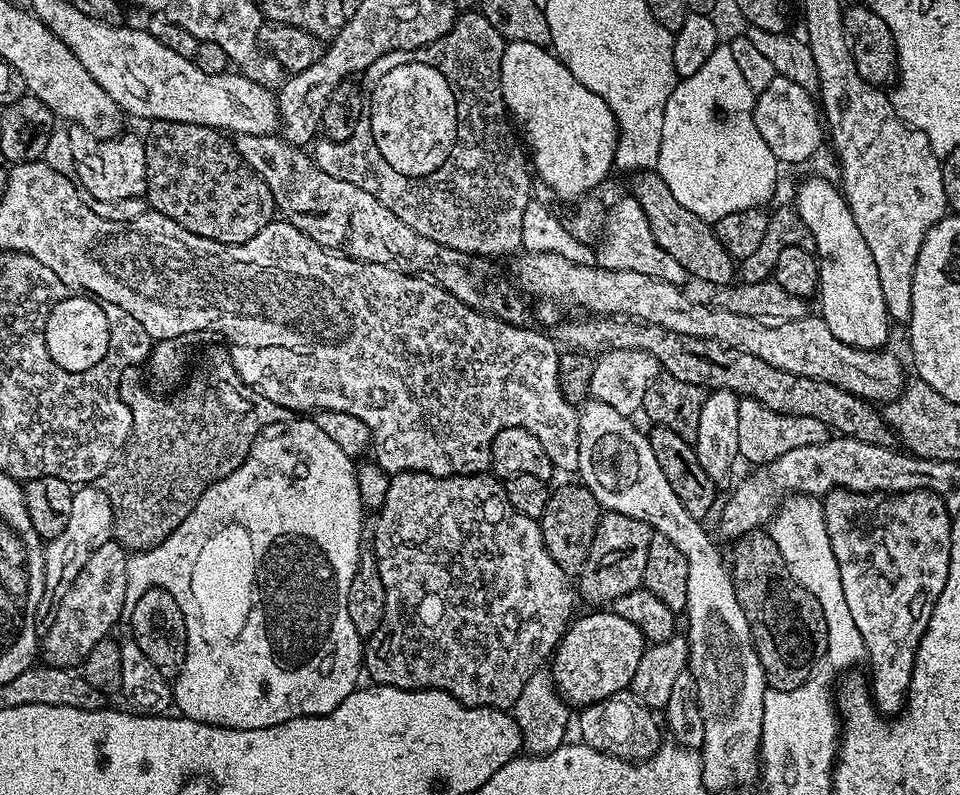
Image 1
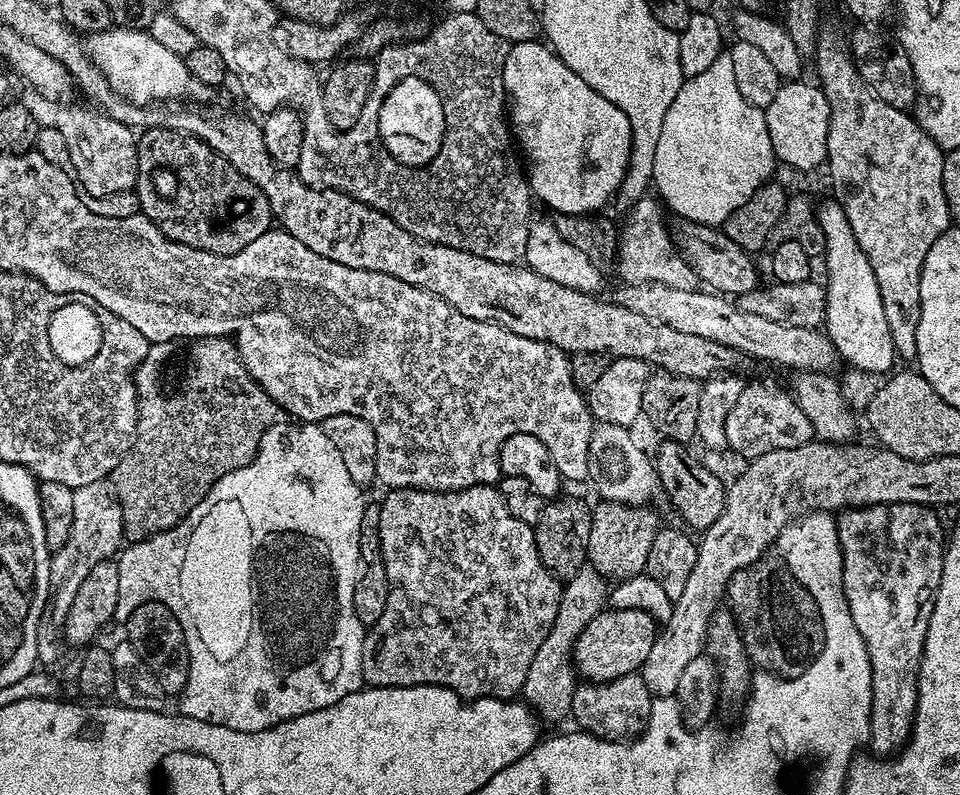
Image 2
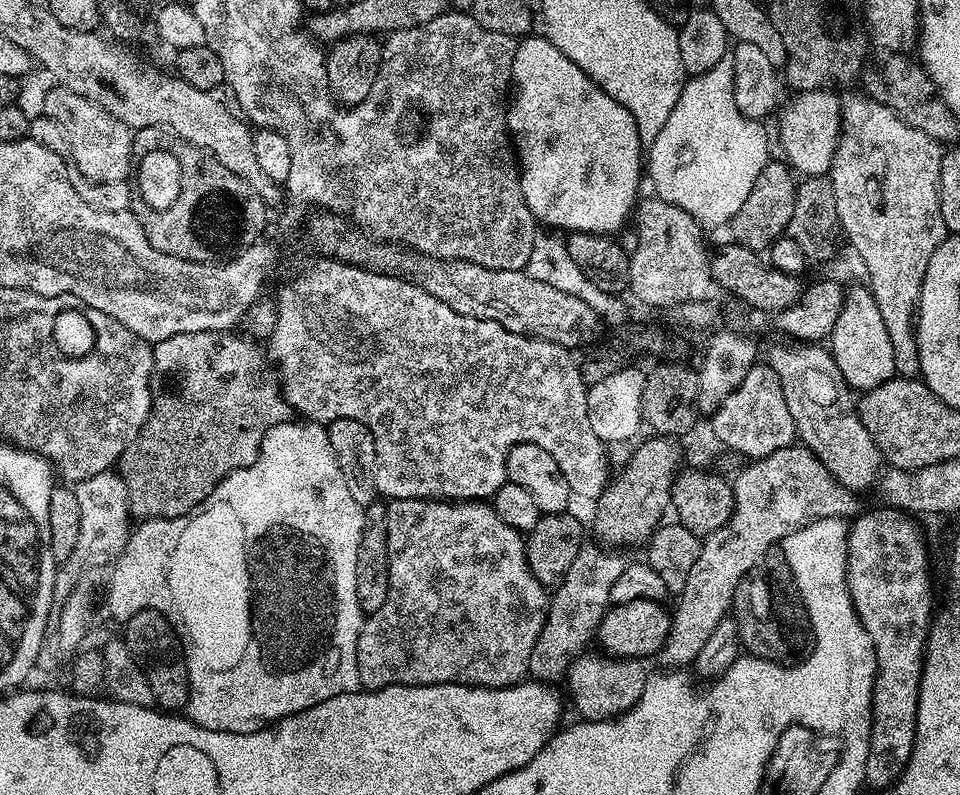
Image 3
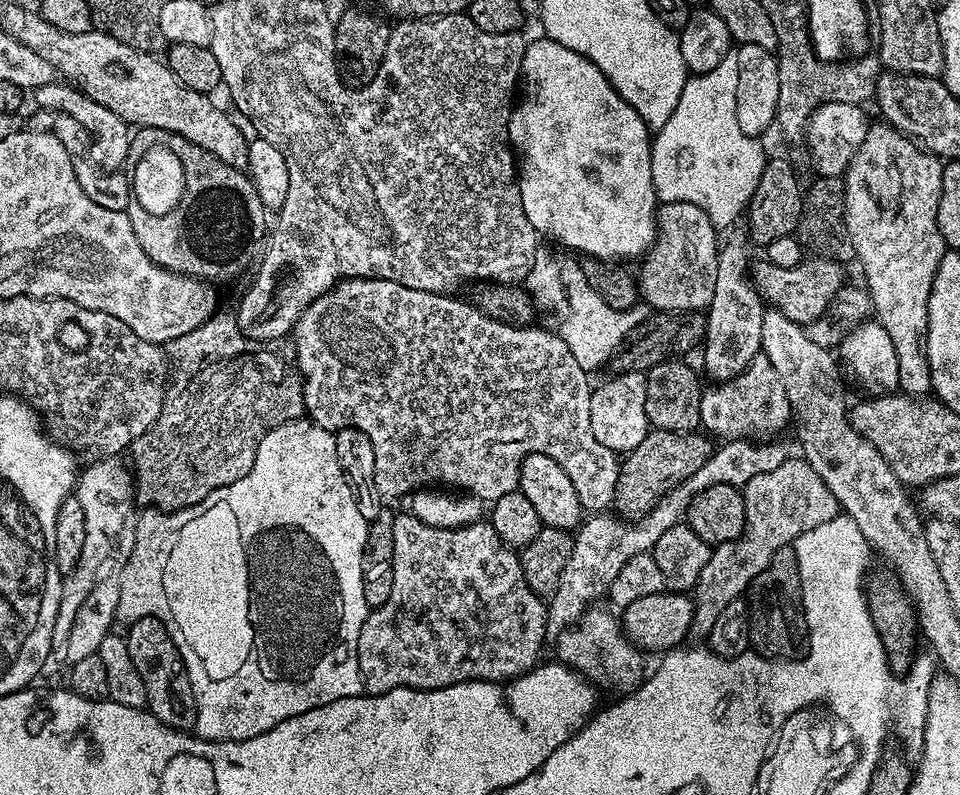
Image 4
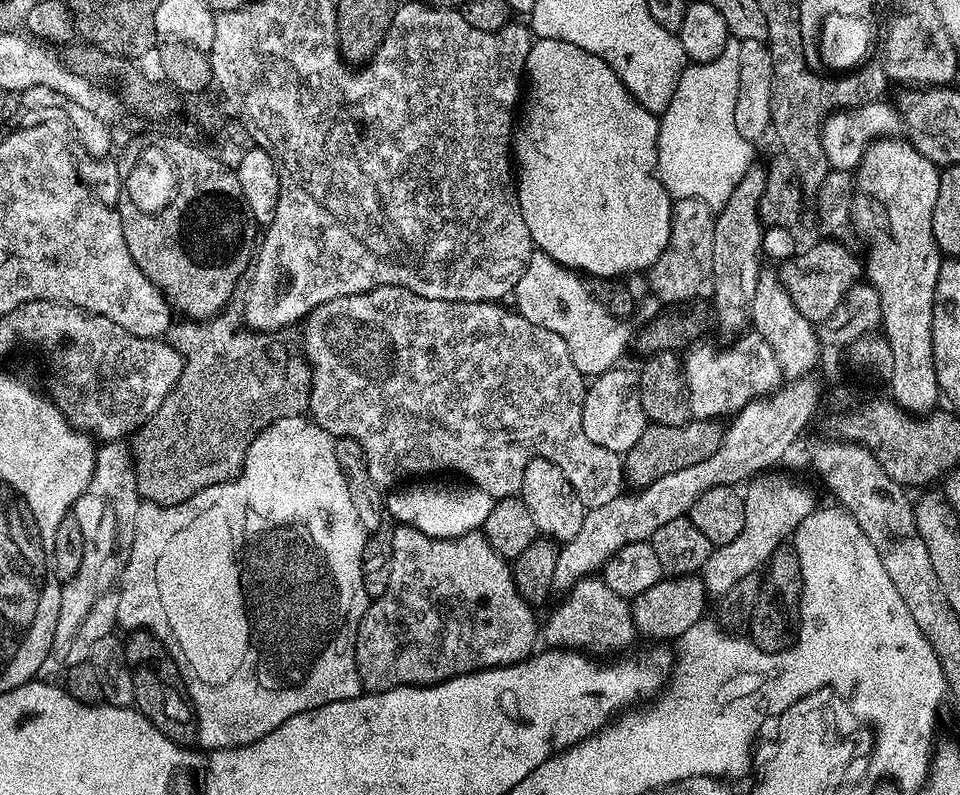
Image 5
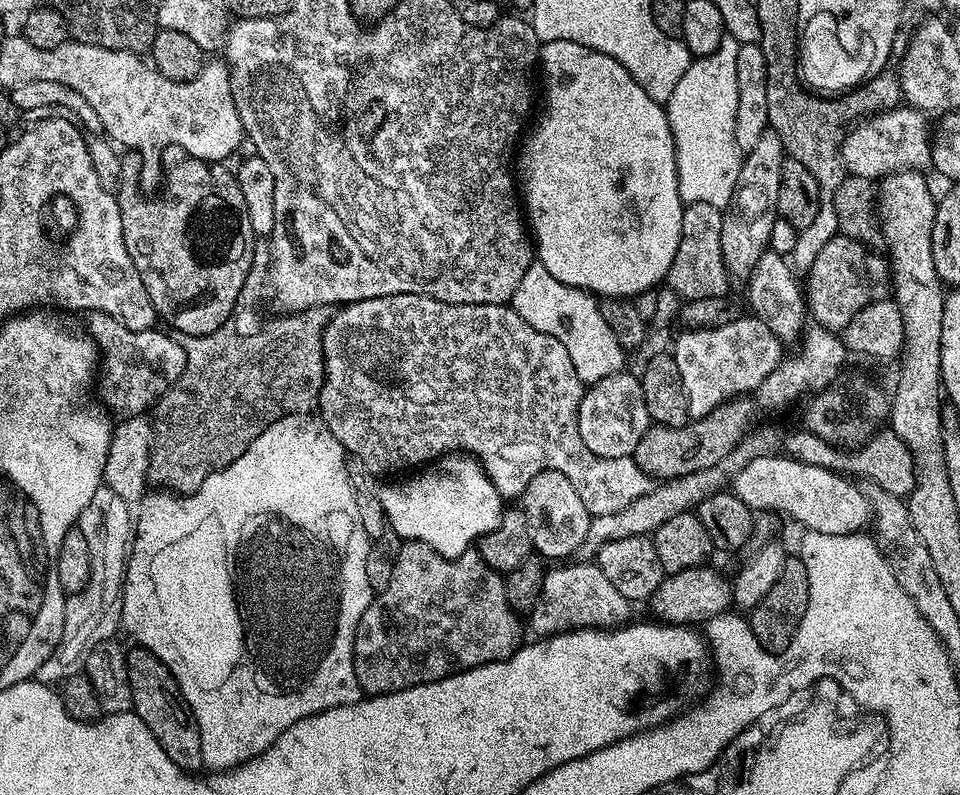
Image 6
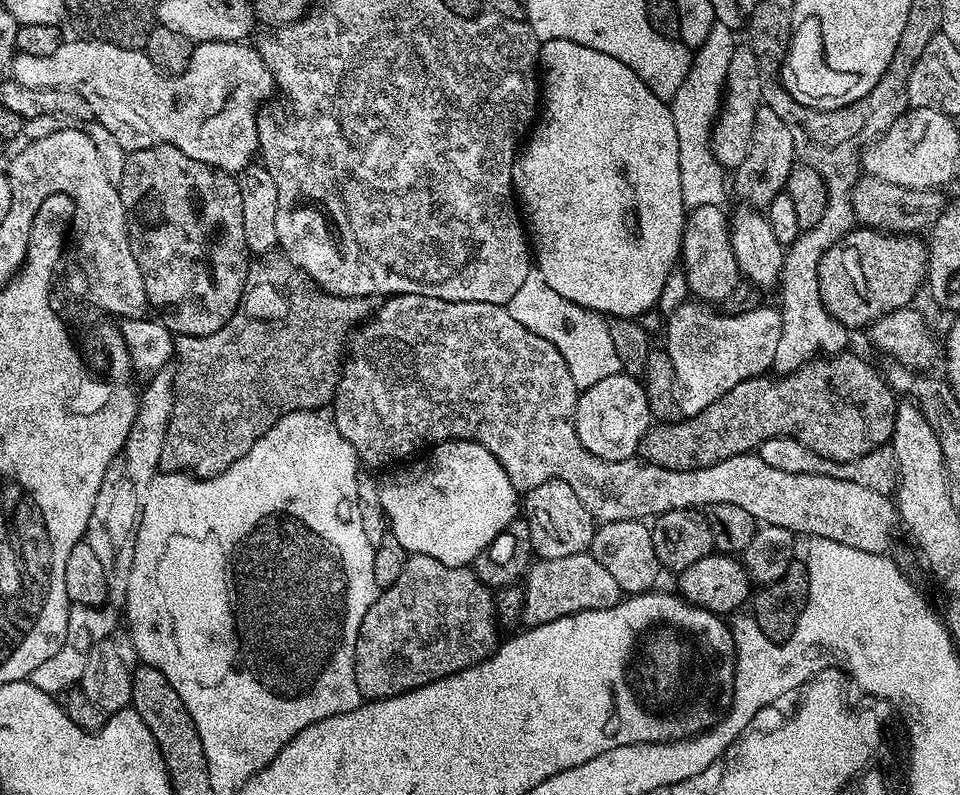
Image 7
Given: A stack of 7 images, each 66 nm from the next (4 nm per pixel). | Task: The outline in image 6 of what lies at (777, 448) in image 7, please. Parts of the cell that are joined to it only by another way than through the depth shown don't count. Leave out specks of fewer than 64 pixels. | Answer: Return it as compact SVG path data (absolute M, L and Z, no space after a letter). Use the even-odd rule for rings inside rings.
M807 430L792 432L783 437L782 448L794 460L801 460L810 466L822 466L832 472L851 473L853 477L865 476L875 487L886 490L890 494L907 498L912 492L914 473L912 471L912 454L908 447L900 441L891 430L881 430L868 440L867 444L852 450L833 448L822 438L818 438Z

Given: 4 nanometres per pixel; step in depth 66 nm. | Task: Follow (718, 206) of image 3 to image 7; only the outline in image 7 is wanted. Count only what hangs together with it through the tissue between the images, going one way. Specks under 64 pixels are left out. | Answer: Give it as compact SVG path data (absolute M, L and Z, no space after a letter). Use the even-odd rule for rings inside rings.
M716 23L703 46L691 53L692 65L686 68L682 86L678 86L678 94L674 94L670 102L674 130L678 130L678 162L682 174L682 198L685 209L688 210L725 203L726 170L716 161L712 153L712 126L720 114L721 104L724 103L726 72L730 70L730 57L738 46L736 36L737 33L730 26Z

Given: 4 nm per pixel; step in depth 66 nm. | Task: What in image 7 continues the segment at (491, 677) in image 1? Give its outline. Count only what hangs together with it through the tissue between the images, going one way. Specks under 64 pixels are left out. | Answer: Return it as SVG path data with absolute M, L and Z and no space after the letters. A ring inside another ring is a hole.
M409 555L402 574L377 595L374 606L370 606L366 618L362 618L354 658L354 674L361 697L365 701L385 700L482 662L498 647L496 628L498 617L493 589L487 588L471 567L451 568L429 556Z

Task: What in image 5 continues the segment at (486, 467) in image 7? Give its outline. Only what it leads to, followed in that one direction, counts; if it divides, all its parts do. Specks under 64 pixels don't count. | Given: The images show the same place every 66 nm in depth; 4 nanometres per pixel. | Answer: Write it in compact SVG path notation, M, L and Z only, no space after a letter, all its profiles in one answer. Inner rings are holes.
M416 482L411 486L401 487L399 490L393 491L392 496L386 500L386 512L396 524L409 524L418 530L422 530L424 534L430 534L434 538L442 538L443 540L453 540L455 536L464 536L468 532L475 532L483 529L486 518L490 514L493 506L493 498L490 494L486 494L481 488L467 482L456 482L460 484L428 484L432 482Z

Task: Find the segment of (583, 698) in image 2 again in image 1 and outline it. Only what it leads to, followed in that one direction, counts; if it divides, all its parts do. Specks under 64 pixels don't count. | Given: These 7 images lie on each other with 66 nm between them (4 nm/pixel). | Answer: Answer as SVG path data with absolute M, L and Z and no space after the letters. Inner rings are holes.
M625 690L623 692L619 692L618 694L614 694L610 698L602 698L598 702L594 702L593 704L586 704L583 705L579 709L580 712L580 736L579 739L586 745L590 746L594 750L598 750L602 754L606 754L607 756L617 756L618 758L622 758L623 760L650 760L652 759L652 755L656 753L657 750L659 750L660 745L662 743L662 737L660 737L660 728L662 732L662 724L660 721L660 724L658 721L656 721L657 713L653 711L651 708L647 708L646 705L643 704L640 699L632 693L631 690Z

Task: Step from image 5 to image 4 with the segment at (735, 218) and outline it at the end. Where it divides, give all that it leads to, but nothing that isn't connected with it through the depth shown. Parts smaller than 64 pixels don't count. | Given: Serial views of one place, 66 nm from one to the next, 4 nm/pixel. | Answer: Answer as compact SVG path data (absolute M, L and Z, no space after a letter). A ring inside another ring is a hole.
M728 240L719 245L716 253L716 277L714 278L714 298L708 304L706 315L708 329L704 332L702 353L704 352L704 368L713 376L713 381L723 382L732 380L738 374L748 369L748 364L755 356L761 355L762 349L762 318L766 305L760 298L760 293L753 288L750 281L750 255L744 249L740 240Z

